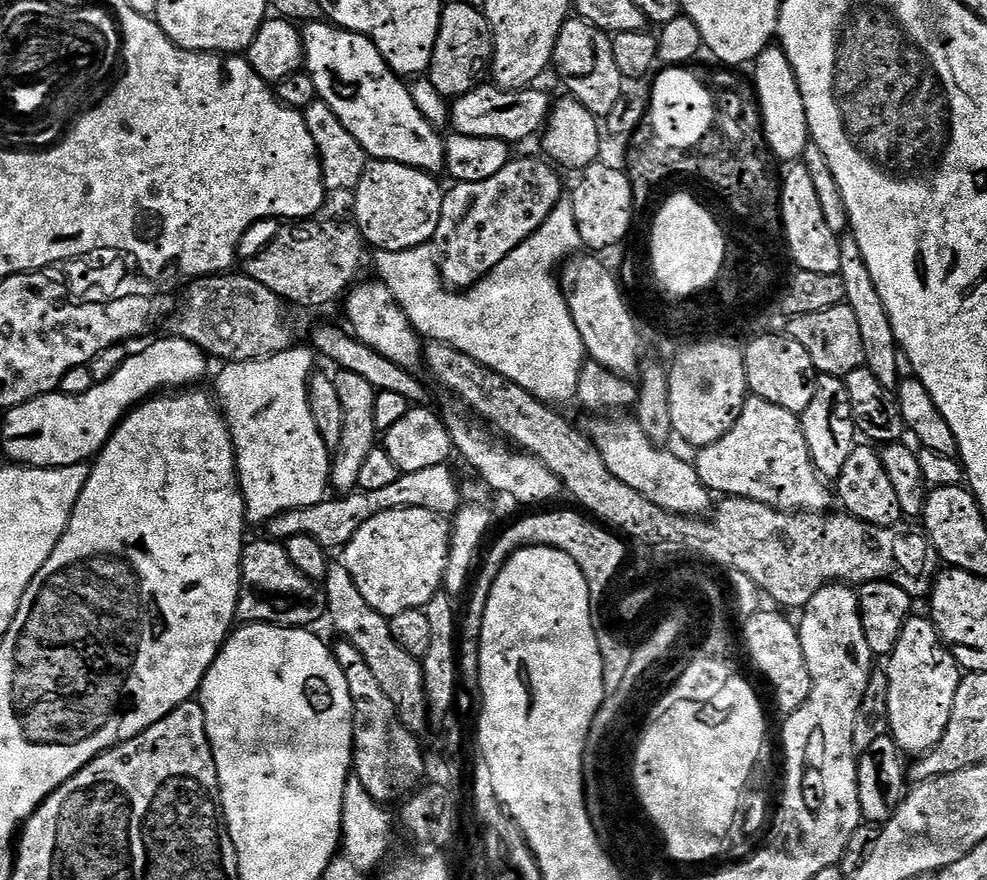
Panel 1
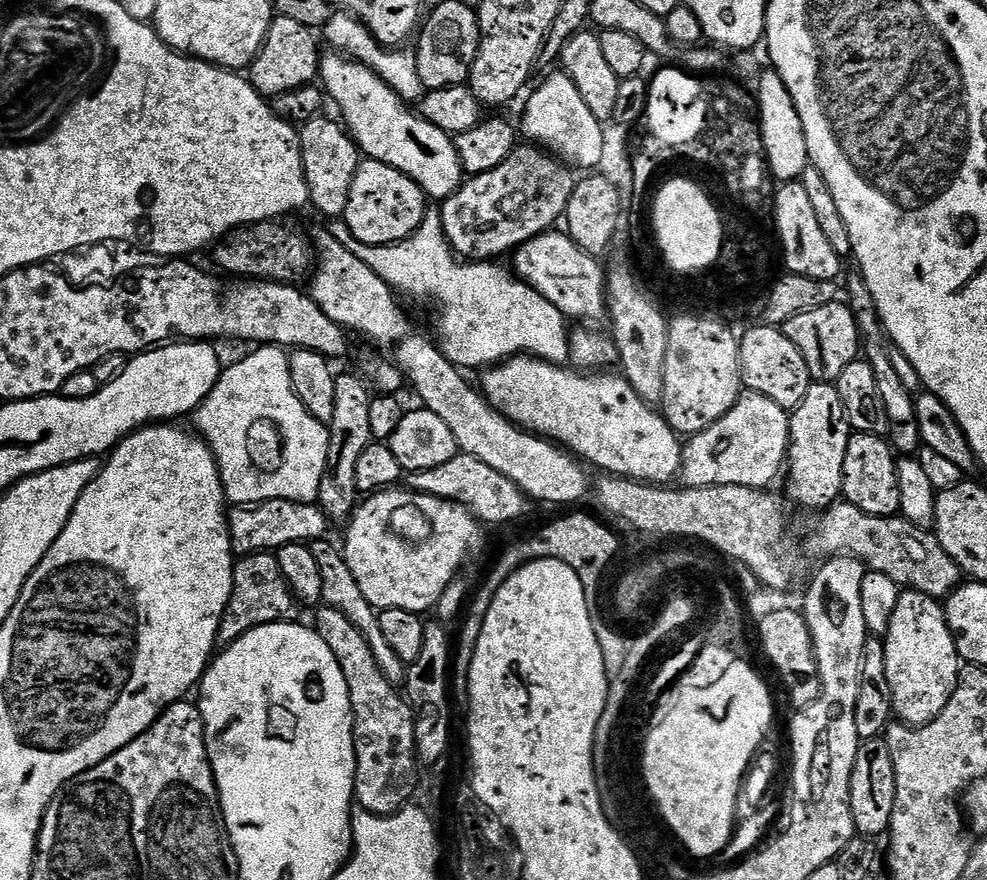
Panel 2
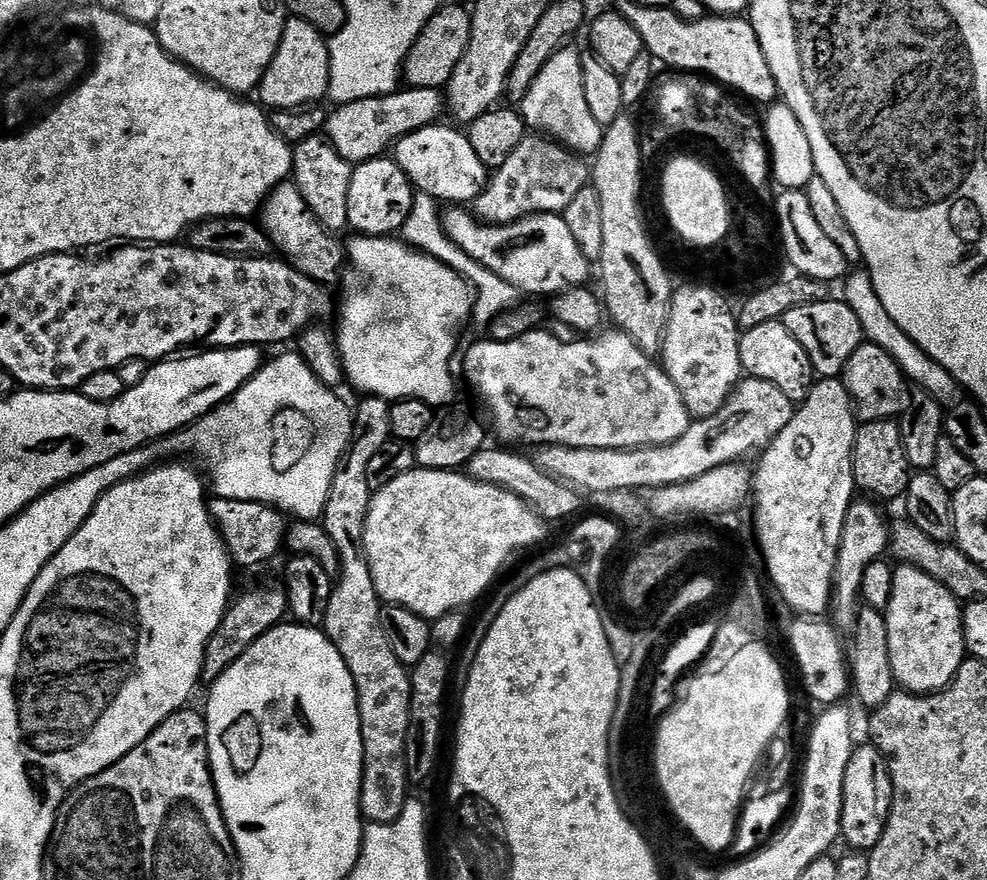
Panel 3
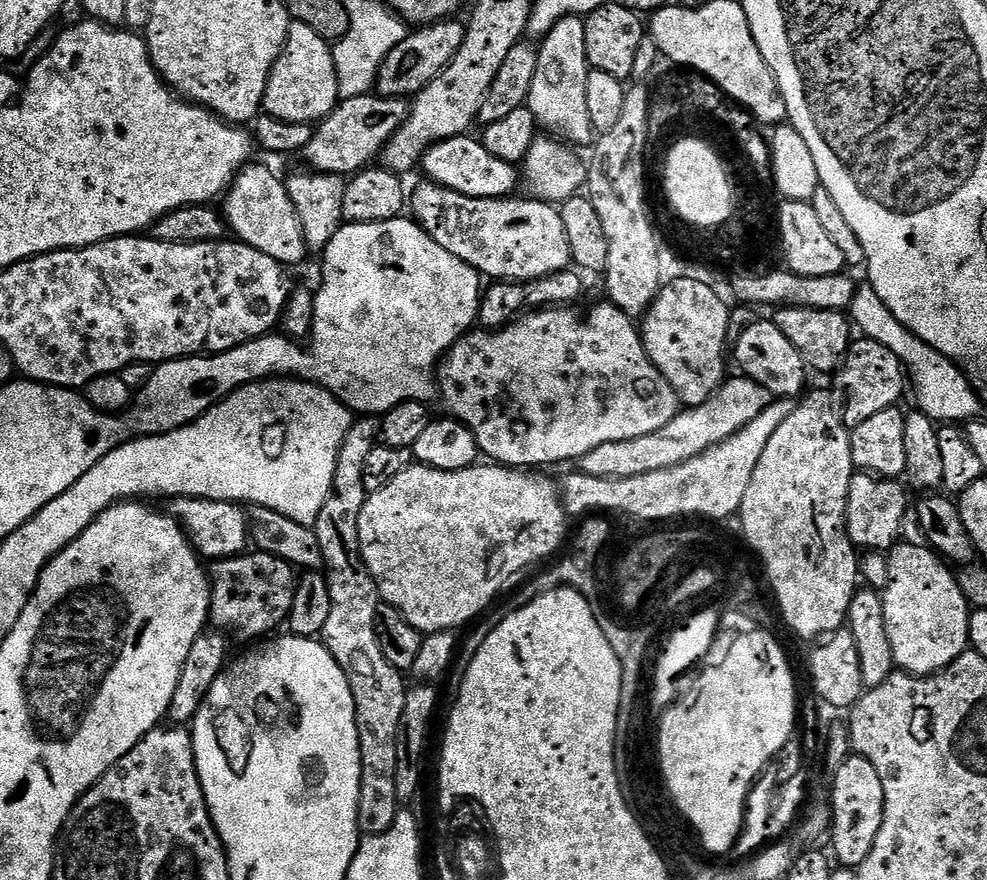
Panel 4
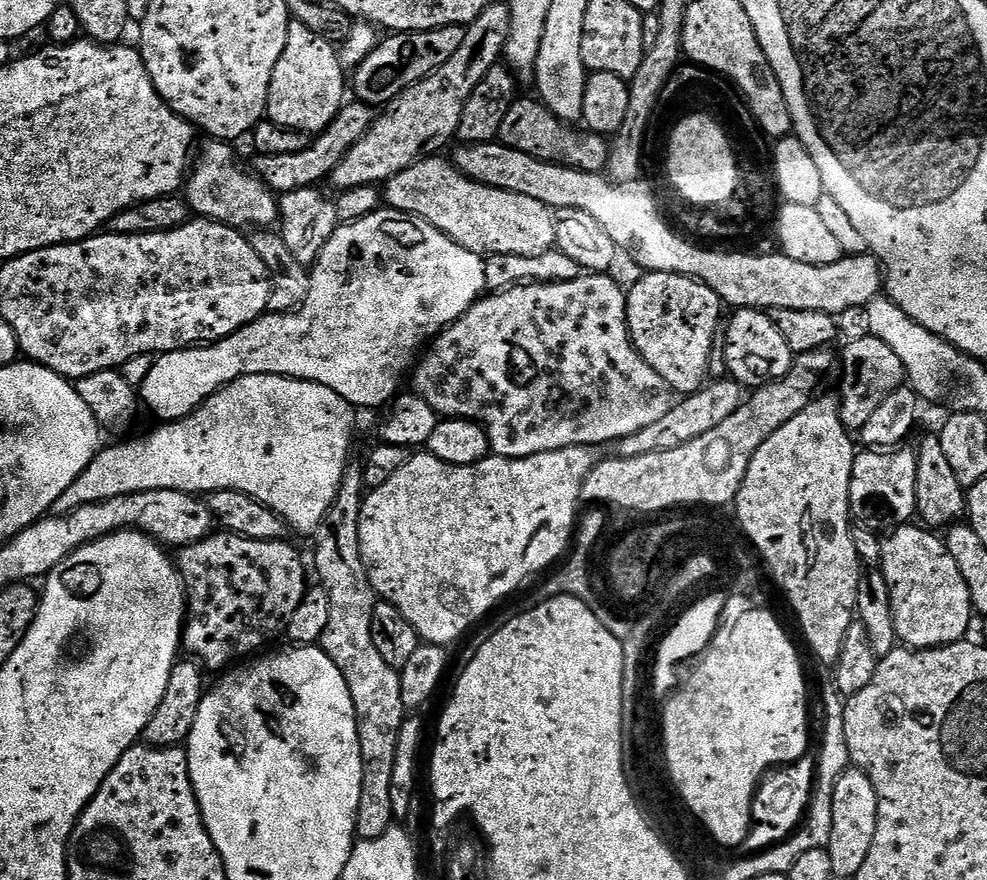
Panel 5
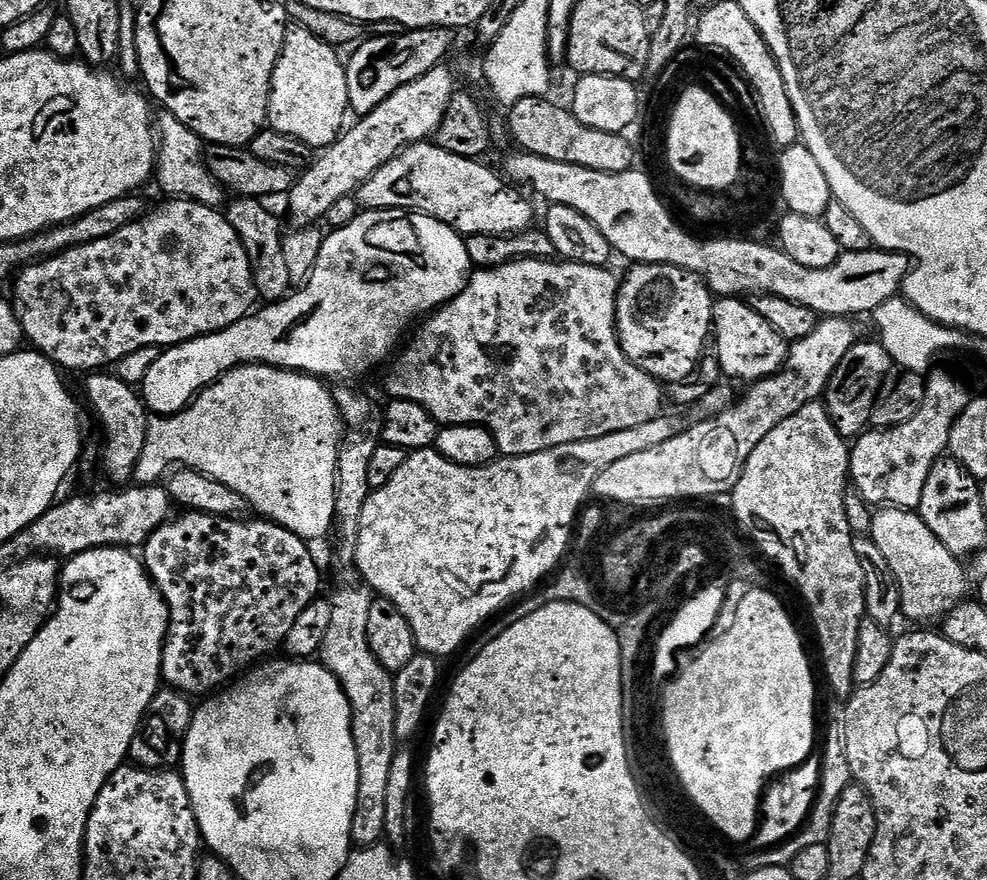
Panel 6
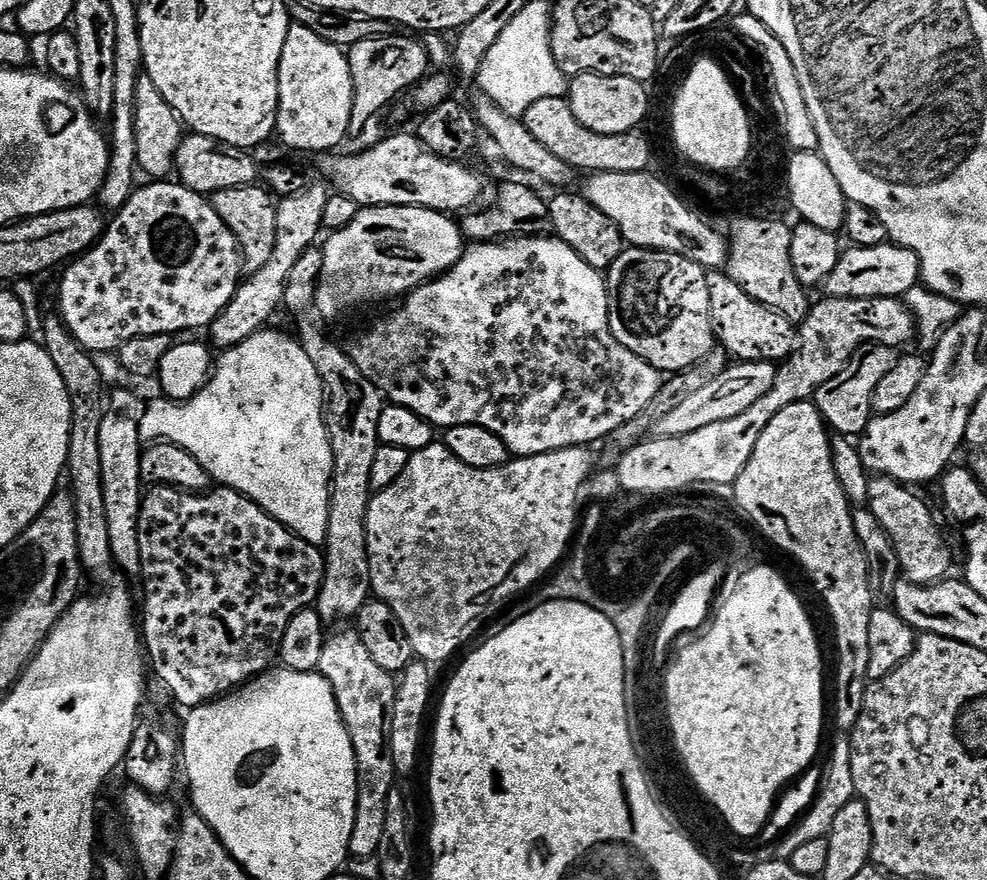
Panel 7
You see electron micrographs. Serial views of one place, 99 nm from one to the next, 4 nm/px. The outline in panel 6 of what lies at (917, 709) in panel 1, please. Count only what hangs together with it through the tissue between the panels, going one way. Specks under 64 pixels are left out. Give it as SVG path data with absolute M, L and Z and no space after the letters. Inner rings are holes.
M881 507L872 513L872 540L882 550L900 591L900 611L903 619L936 620L948 615L951 608L965 599L964 591L970 576L961 561L938 538L930 526L922 522L919 511L911 508Z

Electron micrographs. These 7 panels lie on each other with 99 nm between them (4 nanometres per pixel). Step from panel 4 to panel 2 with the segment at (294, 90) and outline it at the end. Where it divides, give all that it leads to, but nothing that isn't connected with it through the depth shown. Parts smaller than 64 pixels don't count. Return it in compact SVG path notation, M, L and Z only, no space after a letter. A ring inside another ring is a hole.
M277 15L264 39L260 53L250 65L250 79L257 92L265 98L286 94L313 83L320 74L322 49L316 45L317 33L294 22L294 18ZM252 72L252 73L251 73Z

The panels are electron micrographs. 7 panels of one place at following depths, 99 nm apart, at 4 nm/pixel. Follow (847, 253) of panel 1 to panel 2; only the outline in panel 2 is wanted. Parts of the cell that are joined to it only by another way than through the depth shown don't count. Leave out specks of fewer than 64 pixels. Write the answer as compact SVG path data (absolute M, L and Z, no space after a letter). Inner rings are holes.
M855 275L848 280L846 303L856 316L856 325L862 337L862 356L874 370L874 379L878 381L878 394L882 394L882 402L886 402L890 443L901 457L912 458L919 453L922 447L918 418L916 417L916 396L904 385L904 380L900 377L895 362L892 361L893 349L890 347L888 334L884 330L884 325L880 323L880 315L876 312L876 303L866 286L863 275Z

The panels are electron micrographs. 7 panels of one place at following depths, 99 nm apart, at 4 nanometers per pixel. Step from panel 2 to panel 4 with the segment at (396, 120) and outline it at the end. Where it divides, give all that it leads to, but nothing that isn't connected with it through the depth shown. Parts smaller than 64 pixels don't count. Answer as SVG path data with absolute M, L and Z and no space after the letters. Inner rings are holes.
M465 134L444 140L435 144L424 155L422 172L434 184L441 184L450 190L458 190L458 194L466 194L474 198L508 198L518 188L518 168L510 162L502 162L502 158L494 158L490 150L479 139L471 140L471 135Z

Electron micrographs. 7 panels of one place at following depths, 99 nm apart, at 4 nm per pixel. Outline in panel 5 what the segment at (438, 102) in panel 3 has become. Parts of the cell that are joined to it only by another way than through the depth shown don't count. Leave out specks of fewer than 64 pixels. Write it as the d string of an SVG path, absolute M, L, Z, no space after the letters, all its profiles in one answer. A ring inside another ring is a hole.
M359 102L345 103L336 120L330 122L330 126L319 133L306 150L298 154L257 155L254 171L260 177L261 182L277 194L319 185L331 177L333 170L342 162L344 155L368 133L373 119L374 112L369 105Z

